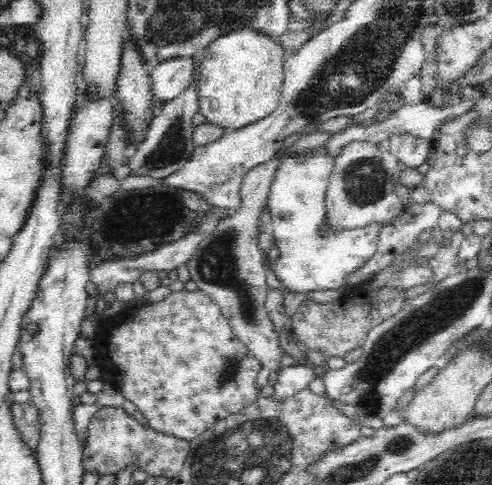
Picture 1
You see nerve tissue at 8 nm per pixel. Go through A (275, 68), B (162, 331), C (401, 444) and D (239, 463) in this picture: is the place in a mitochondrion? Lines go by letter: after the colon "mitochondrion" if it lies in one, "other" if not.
A: other
B: other
C: mitochondrion
D: mitochondrion

